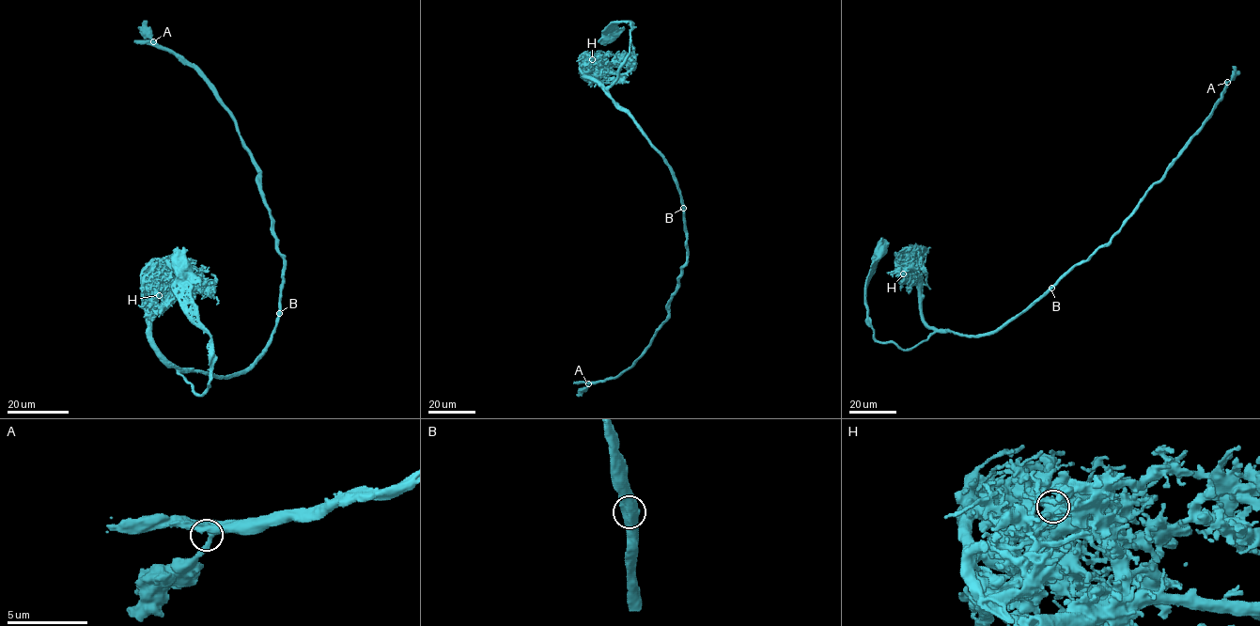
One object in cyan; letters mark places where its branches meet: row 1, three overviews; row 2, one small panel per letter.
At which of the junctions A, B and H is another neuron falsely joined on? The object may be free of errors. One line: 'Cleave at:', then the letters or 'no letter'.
Cleave at: no letter

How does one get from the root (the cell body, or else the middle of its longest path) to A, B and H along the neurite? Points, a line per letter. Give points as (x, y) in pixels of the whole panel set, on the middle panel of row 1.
A: (607, 39), (631, 23), (608, 91), (671, 171), (686, 262), (648, 346), (617, 376), (588, 383)
B: (607, 39), (619, 22), (631, 23), (630, 53), (608, 91), (661, 155), (683, 207)
H: (607, 39), (619, 22), (631, 23), (630, 53), (617, 78), (606, 90), (585, 74), (592, 59)

